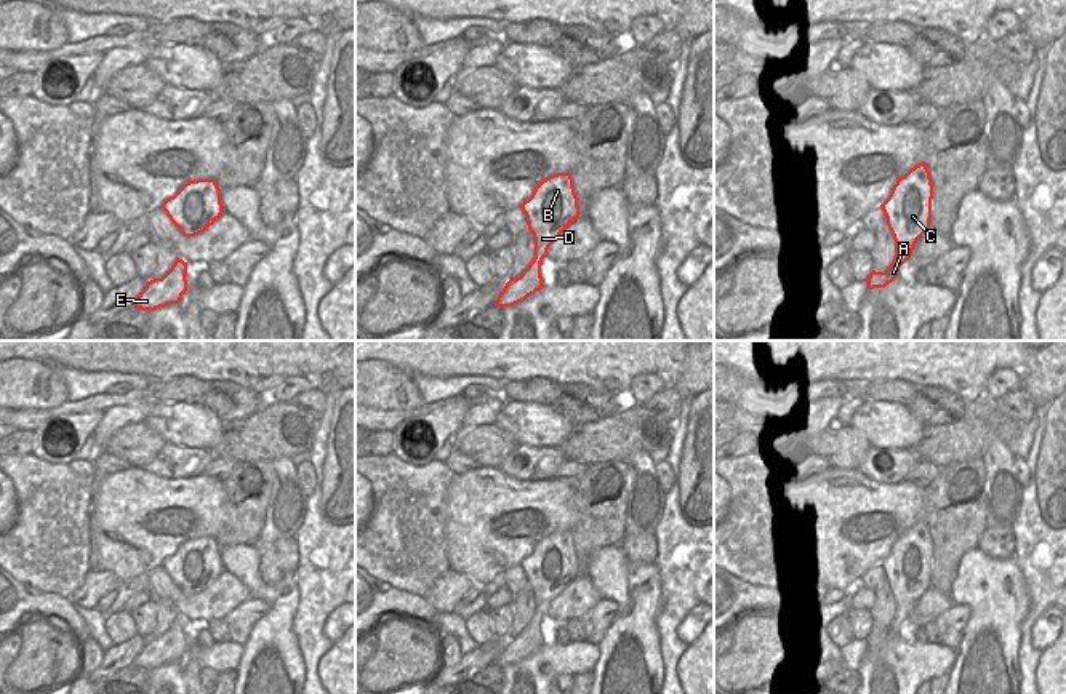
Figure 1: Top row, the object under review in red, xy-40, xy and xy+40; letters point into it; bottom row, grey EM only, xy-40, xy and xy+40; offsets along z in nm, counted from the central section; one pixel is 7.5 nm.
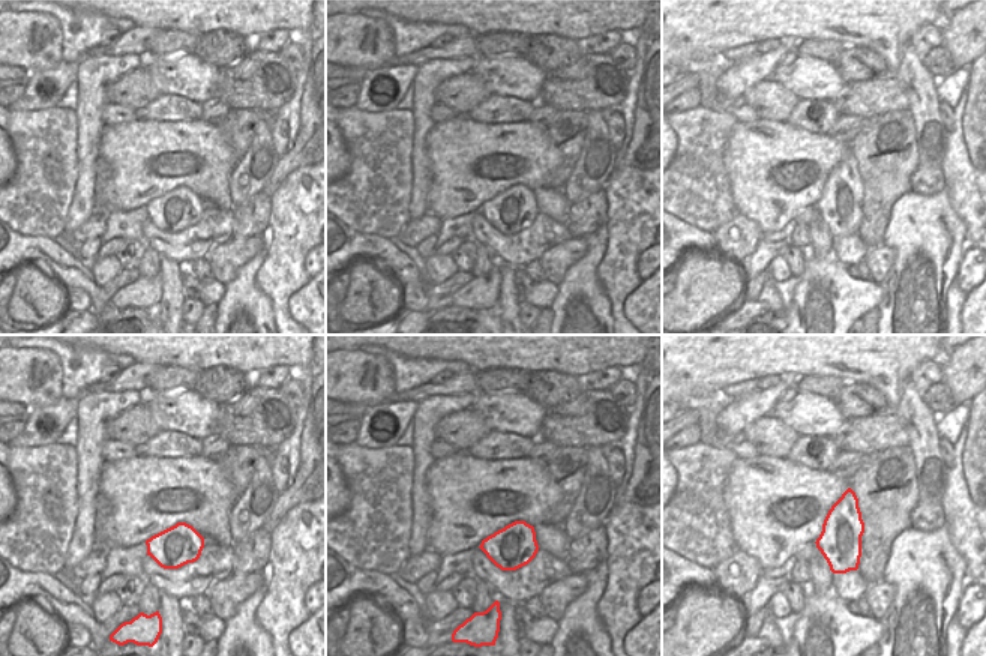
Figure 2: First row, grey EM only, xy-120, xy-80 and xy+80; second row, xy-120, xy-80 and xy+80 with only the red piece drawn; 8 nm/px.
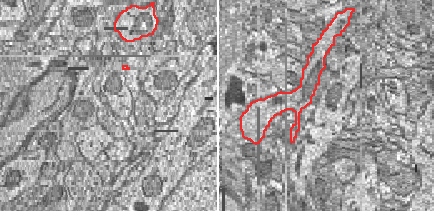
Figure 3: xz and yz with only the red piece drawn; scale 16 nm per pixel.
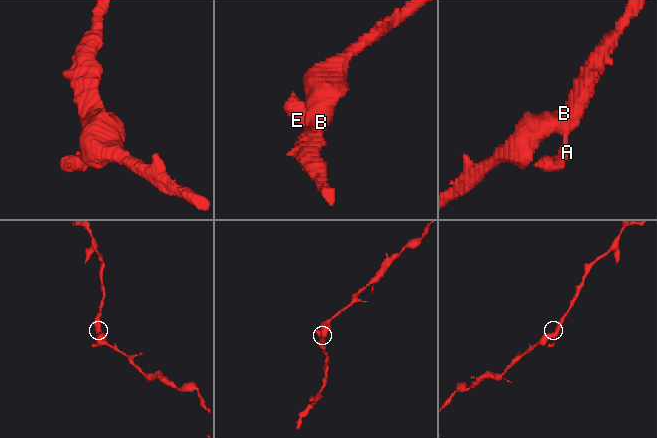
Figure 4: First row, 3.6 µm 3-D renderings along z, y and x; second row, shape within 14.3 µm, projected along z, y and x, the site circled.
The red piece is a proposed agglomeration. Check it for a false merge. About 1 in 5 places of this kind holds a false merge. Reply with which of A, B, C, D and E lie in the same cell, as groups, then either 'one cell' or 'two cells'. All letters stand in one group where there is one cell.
A B C D E; one cell

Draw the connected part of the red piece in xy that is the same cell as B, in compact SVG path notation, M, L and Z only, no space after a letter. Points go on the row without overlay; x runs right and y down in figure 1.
M557 531L543 537L520 566L535 596L535 616L522 633L511 636L499 651L495 664L501 667L525 659L544 644L541 620L547 616L549 604L579 576L571 531Z

